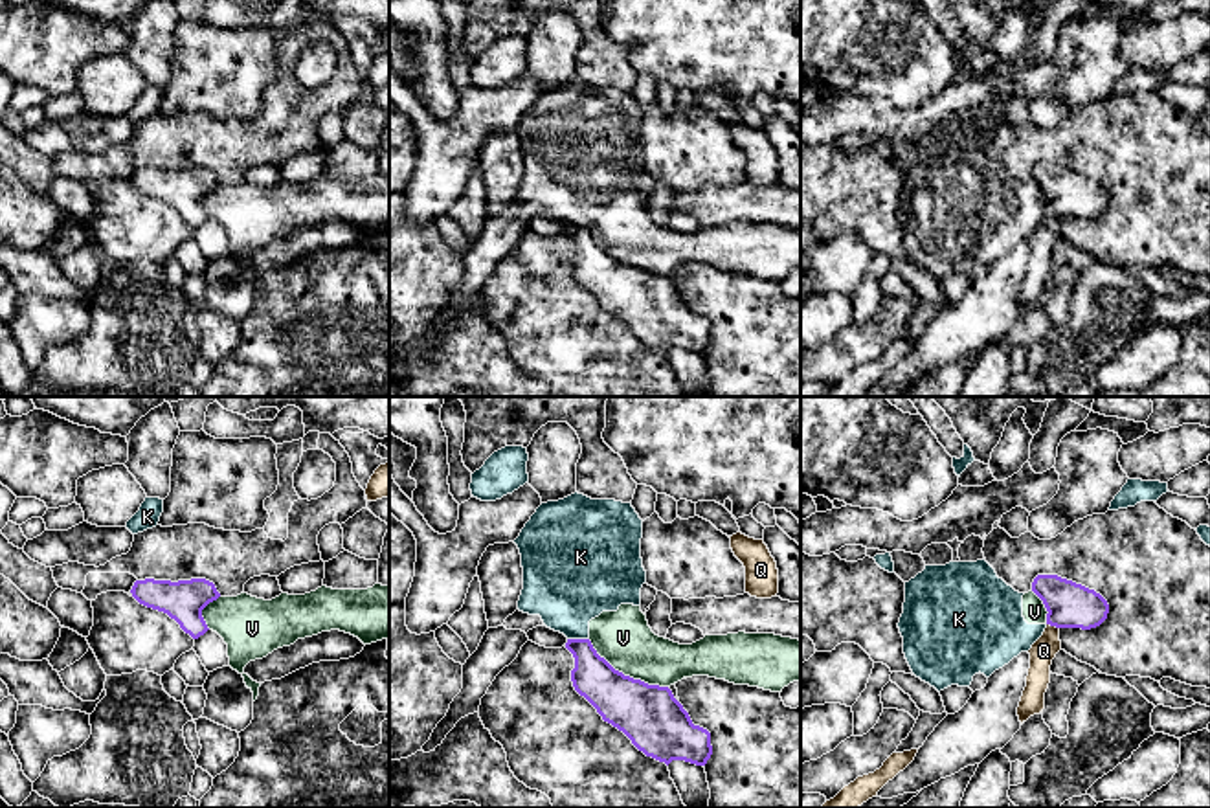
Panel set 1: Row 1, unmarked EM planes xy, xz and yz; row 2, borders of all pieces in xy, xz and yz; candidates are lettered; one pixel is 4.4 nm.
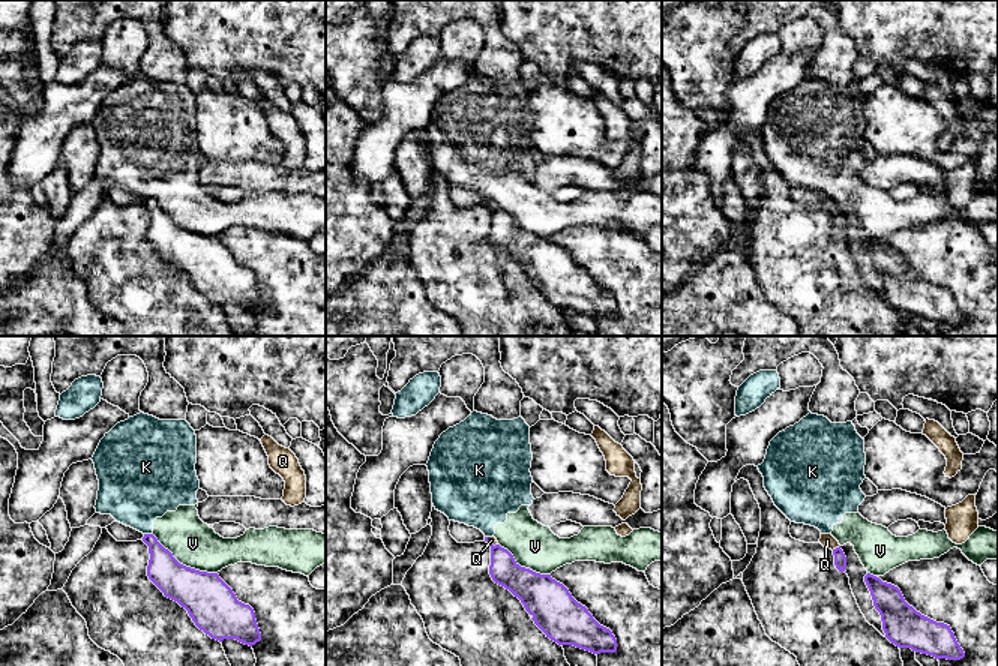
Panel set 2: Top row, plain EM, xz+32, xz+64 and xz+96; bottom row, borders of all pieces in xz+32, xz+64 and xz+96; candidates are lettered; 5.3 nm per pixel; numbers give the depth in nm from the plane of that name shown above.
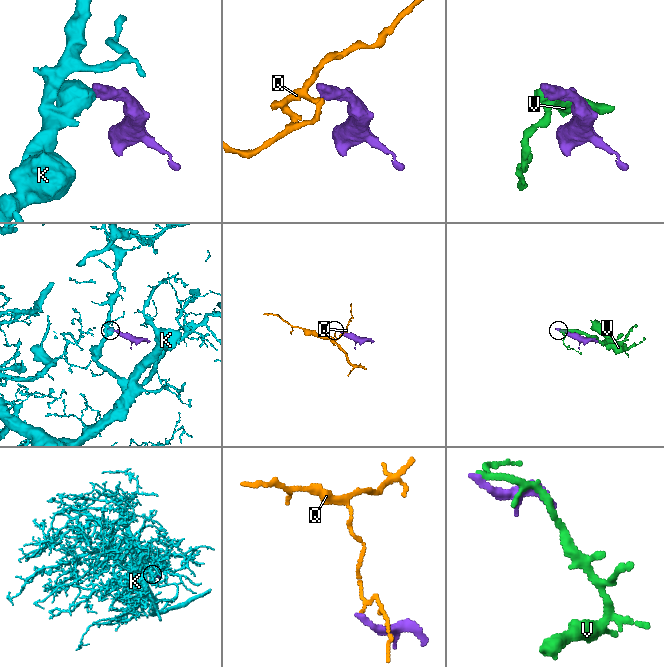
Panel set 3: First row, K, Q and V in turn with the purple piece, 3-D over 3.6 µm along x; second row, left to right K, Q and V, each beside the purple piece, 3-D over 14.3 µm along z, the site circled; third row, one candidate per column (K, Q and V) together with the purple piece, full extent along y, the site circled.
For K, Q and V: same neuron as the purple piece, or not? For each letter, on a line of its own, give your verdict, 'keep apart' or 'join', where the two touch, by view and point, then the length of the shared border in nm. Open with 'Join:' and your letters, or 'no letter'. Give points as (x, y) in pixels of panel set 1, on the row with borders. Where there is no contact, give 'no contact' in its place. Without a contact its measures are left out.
Join: no letter
K: keep apart | xz (579, 639) | 100 nm
Q: keep apart | yz (1053, 625) | 60 nm
V: keep apart | xz (627, 676) | 400 nm

